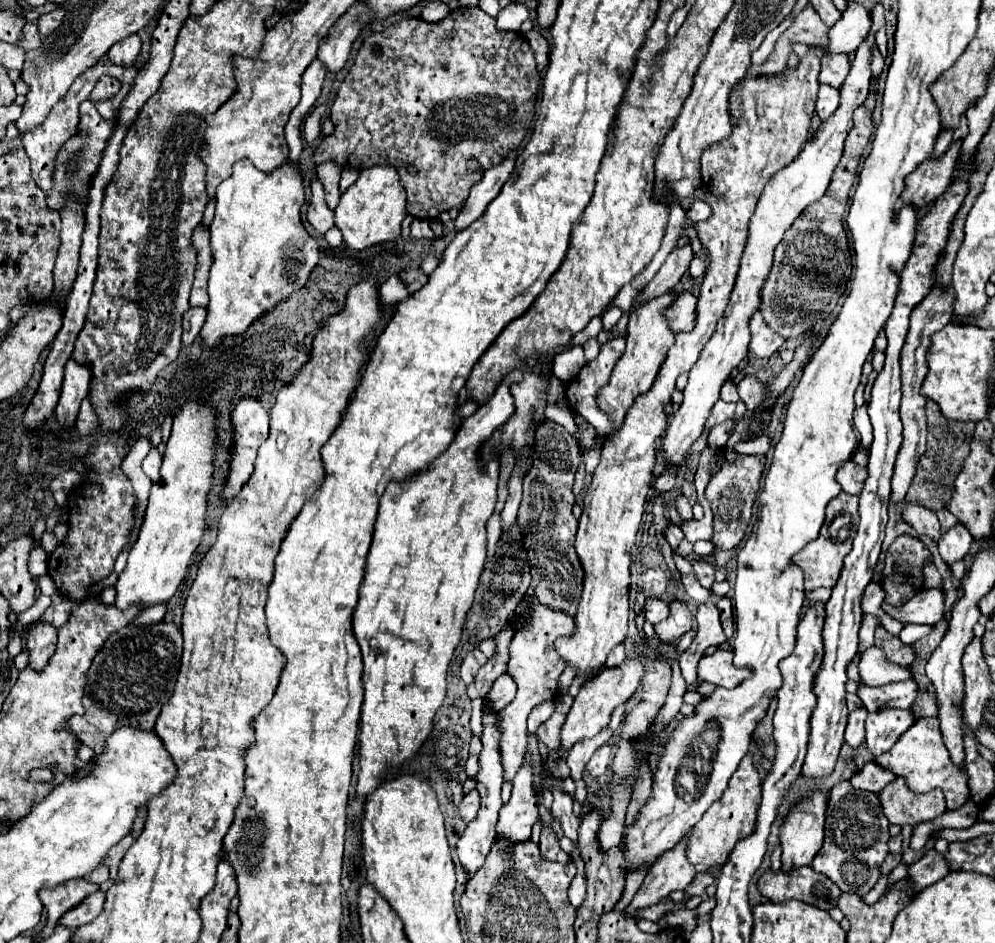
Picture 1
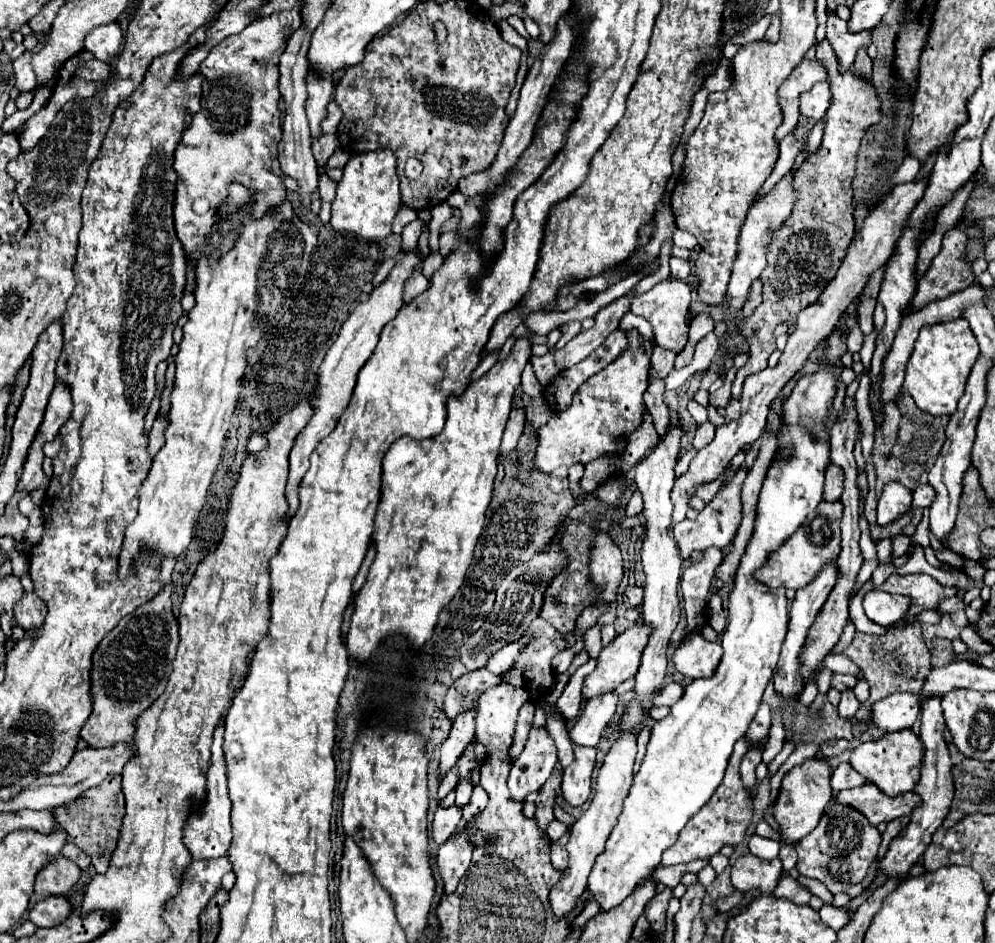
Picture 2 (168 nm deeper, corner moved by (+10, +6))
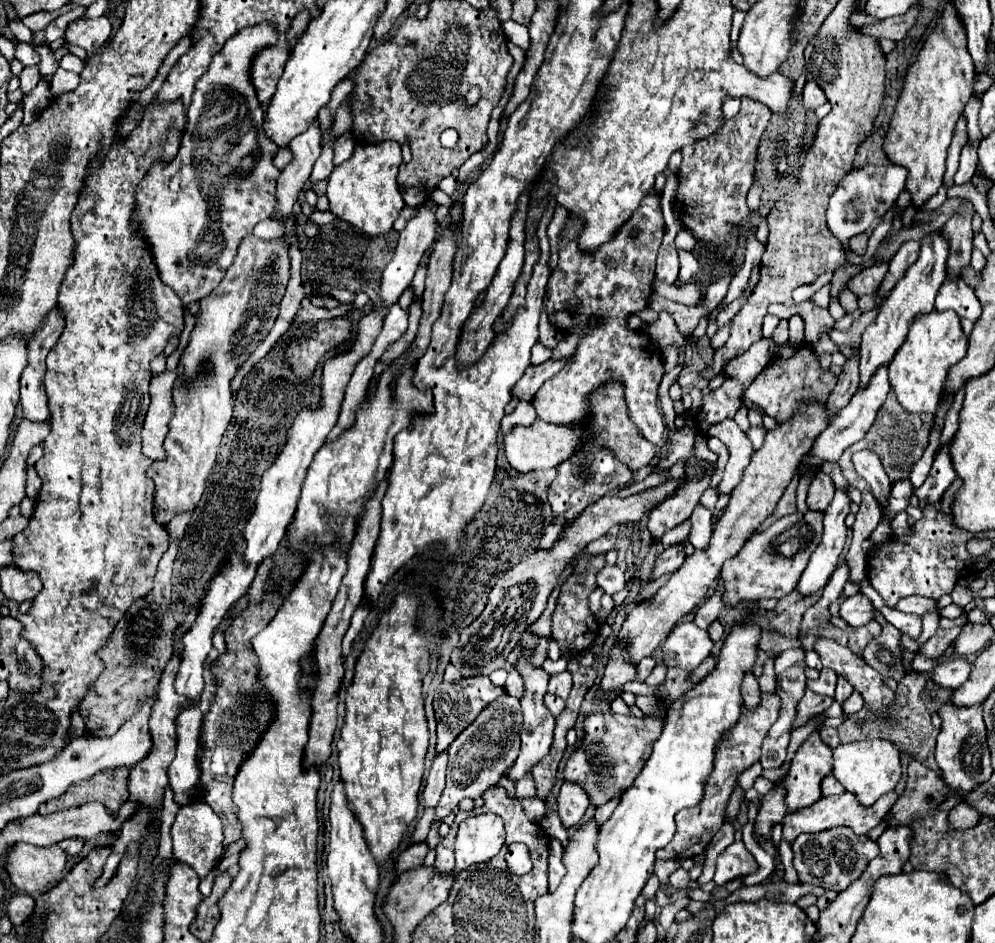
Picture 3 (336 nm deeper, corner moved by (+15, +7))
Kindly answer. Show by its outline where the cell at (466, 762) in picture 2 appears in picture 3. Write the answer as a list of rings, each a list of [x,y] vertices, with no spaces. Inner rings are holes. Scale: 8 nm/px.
[[[504,696],[492,704],[488,704],[484,708],[484,712],[480,712],[480,716],[450,744],[448,748],[448,770],[446,770],[446,788],[442,794],[440,804],[436,806],[436,820],[444,820],[462,798],[480,798],[488,788],[492,788],[504,774],[506,768],[510,768],[516,760],[516,756],[520,754],[520,728],[522,728],[522,712],[520,712],[520,702],[512,696]]]

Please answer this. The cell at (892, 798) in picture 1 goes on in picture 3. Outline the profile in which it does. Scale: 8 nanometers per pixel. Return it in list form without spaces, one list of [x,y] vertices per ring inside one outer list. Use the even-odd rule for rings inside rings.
[[[844,792],[840,796],[828,796],[828,798],[820,798],[818,802],[814,802],[808,808],[802,808],[800,812],[790,812],[784,818],[784,826],[782,826],[782,838],[786,842],[794,842],[802,832],[806,834],[816,834],[816,832],[824,832],[828,828],[836,828],[836,826],[848,826],[858,834],[866,834],[868,830],[872,830],[874,826],[878,826],[882,822],[882,818],[890,812],[890,808],[894,806],[894,802],[898,800],[896,792],[888,792],[884,796],[880,796],[880,800],[876,800],[876,804],[862,808],[856,800],[856,796],[852,796],[850,792]]]

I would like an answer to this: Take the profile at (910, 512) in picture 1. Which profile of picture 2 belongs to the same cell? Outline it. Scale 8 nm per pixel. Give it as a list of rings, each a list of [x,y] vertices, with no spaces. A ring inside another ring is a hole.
[[[901,483],[885,485],[879,505],[877,505],[877,523],[887,525],[887,523],[899,519],[903,513],[907,513],[911,509],[911,501],[913,501],[911,491],[907,487],[903,487]]]

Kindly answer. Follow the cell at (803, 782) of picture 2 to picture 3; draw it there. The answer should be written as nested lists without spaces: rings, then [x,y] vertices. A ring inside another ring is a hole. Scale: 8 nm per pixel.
[[[812,732],[796,750],[786,776],[786,804],[790,812],[808,808],[820,800],[820,782],[832,772],[832,748]]]

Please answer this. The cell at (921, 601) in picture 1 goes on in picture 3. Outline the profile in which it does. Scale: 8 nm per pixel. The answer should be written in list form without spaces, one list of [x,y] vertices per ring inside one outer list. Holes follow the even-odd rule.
[[[854,594],[852,598],[846,598],[840,604],[840,618],[850,626],[864,626],[874,618],[870,600],[864,594]]]

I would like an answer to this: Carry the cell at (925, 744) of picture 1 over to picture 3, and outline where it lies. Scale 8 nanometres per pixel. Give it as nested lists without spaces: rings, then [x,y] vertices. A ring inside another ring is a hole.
[[[866,740],[866,742],[850,742],[840,744],[834,748],[834,770],[832,774],[836,780],[846,788],[846,792],[852,792],[862,806],[874,804],[882,794],[894,790],[902,776],[900,766],[900,752],[898,748],[888,740]]]

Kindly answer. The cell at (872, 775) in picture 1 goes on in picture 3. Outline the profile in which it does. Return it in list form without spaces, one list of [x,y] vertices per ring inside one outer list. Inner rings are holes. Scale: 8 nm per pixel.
[[[826,776],[822,780],[822,796],[838,796],[844,792],[844,786],[834,778],[834,776]]]

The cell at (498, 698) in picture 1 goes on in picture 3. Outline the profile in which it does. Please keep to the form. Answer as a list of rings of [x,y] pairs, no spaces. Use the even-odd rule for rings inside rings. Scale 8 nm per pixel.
[[[442,752],[434,760],[434,764],[432,764],[432,770],[430,770],[428,780],[426,780],[426,788],[422,792],[422,796],[424,796],[424,808],[436,808],[438,806],[440,796],[442,796],[442,790],[444,790],[446,764],[448,764],[448,754]]]

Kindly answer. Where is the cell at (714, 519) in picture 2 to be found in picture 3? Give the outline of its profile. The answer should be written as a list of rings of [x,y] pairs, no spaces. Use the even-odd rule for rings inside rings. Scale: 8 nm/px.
[[[670,546],[670,548],[666,548],[666,550],[658,556],[658,560],[656,560],[650,580],[658,580],[658,578],[664,576],[664,574],[676,572],[676,570],[682,566],[684,558],[686,558],[686,556],[684,556],[684,552],[682,552],[680,546]]]

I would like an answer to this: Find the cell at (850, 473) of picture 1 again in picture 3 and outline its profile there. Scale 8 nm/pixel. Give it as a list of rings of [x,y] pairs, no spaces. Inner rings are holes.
[[[822,470],[816,472],[816,476],[812,478],[810,482],[810,488],[808,488],[808,498],[806,498],[806,504],[810,510],[816,510],[816,512],[824,512],[834,496],[834,482],[830,480],[830,476],[826,476]]]

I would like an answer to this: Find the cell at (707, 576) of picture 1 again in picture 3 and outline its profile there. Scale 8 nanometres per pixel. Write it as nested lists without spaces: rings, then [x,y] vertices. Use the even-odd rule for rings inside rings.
[[[696,506],[694,514],[690,516],[690,522],[692,522],[692,530],[690,530],[688,542],[694,548],[702,550],[710,542],[710,536],[712,536],[712,518],[710,518],[710,512],[704,506]]]

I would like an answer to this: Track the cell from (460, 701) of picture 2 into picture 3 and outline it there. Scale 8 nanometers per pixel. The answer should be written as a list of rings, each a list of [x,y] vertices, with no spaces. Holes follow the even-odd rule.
[[[472,676],[472,678],[462,678],[456,682],[442,682],[436,692],[434,692],[434,712],[436,712],[436,732],[438,732],[438,744],[436,744],[436,756],[444,752],[456,736],[474,722],[474,718],[492,702],[504,696],[506,692],[490,682],[488,676]]]

